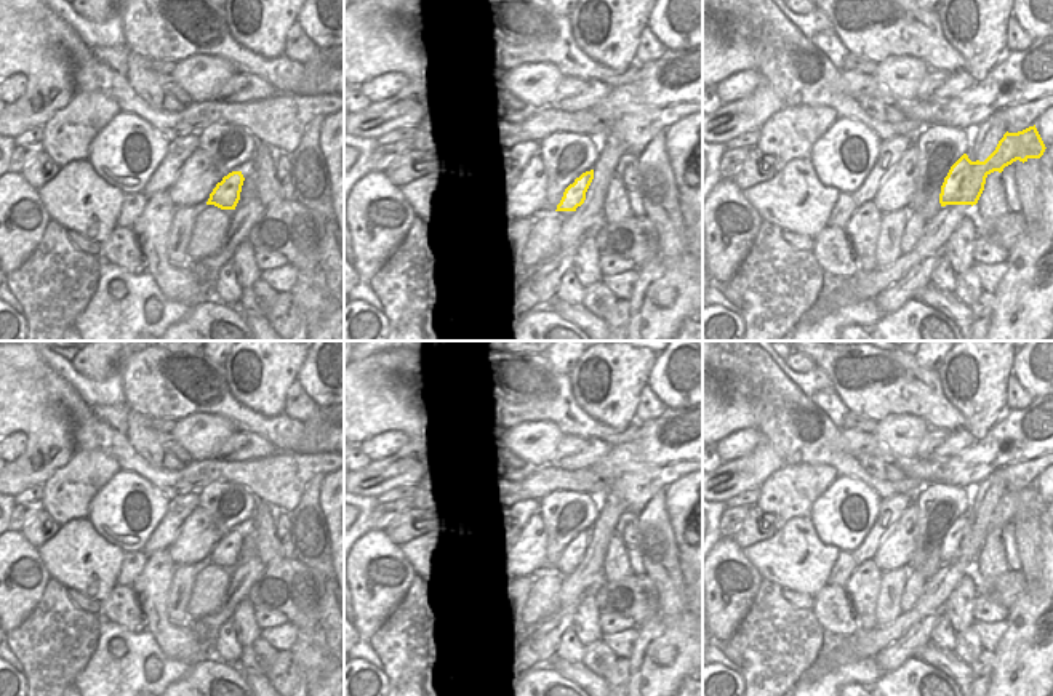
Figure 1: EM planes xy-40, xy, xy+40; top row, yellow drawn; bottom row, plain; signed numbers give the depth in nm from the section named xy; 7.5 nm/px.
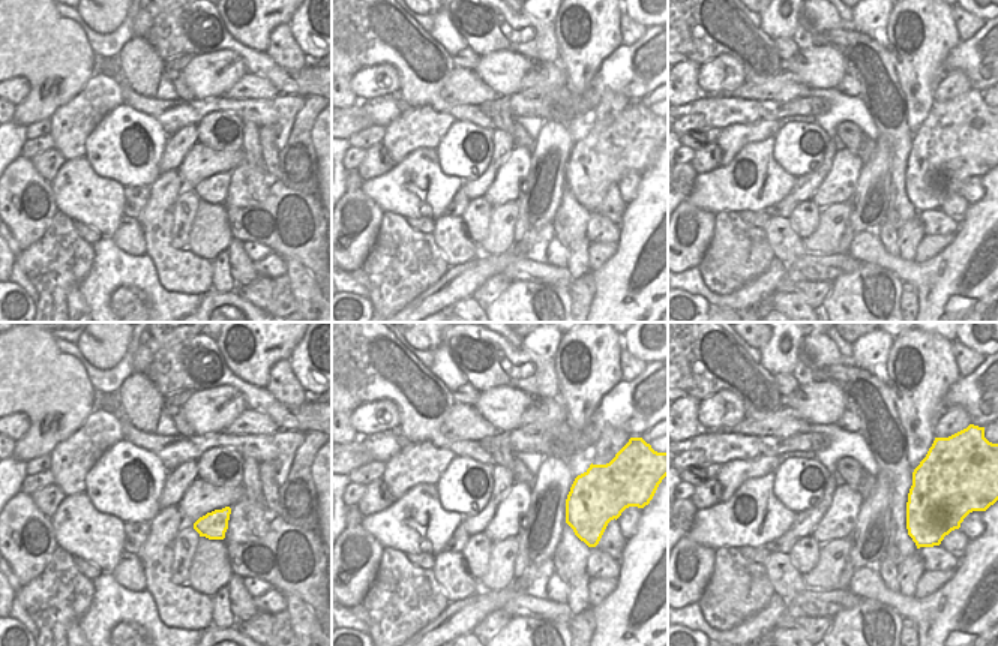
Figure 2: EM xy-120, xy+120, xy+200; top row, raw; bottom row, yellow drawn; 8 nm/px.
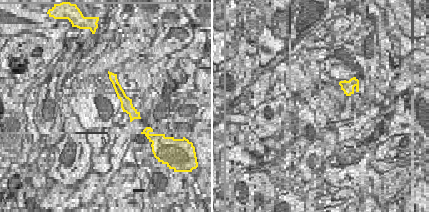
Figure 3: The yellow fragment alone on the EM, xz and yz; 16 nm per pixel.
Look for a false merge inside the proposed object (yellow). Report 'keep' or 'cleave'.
keep

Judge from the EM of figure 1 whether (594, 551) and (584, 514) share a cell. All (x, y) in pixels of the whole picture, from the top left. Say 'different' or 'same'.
different

